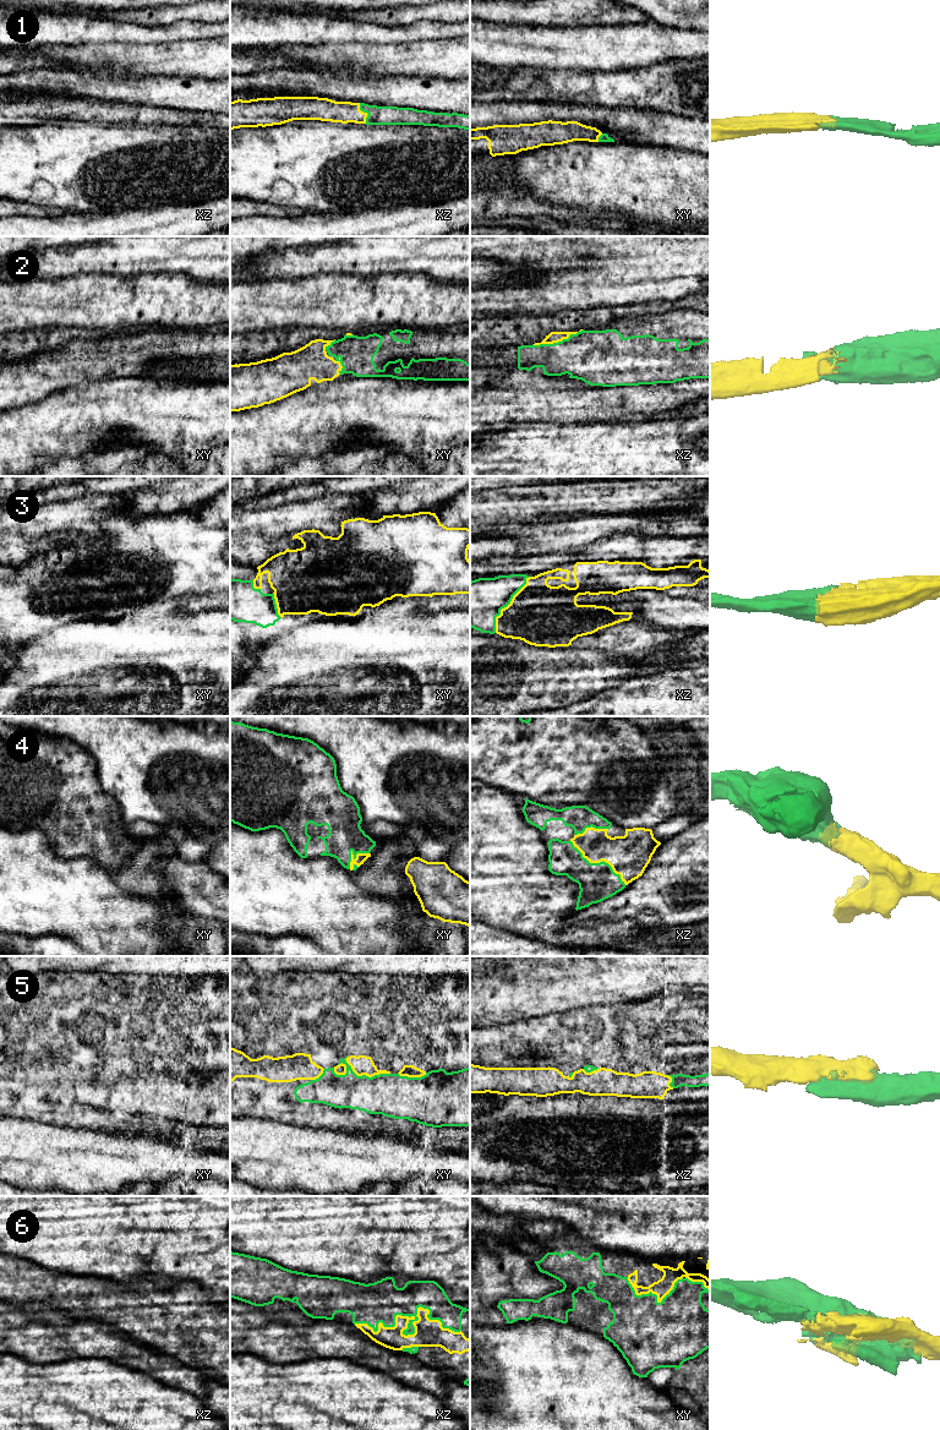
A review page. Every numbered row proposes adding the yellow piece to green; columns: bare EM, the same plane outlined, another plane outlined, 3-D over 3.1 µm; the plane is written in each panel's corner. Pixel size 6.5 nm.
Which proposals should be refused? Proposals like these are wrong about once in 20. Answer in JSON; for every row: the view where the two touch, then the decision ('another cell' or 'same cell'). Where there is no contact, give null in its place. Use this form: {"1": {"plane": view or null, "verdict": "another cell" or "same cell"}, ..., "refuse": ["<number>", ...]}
{"1": {"plane": "xz", "verdict": "same cell"}, "2": {"plane": "xz", "verdict": "same cell"}, "3": {"plane": "xz", "verdict": "same cell"}, "4": {"plane": "xz", "verdict": "same cell"}, "5": {"plane": "xy", "verdict": "same cell"}, "6": {"plane": "xz", "verdict": "same cell"}, "refuse": []}

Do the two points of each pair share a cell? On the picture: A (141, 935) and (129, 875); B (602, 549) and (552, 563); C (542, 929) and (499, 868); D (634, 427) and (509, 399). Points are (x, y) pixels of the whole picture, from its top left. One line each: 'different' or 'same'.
A: different
B: same
C: same
D: different

